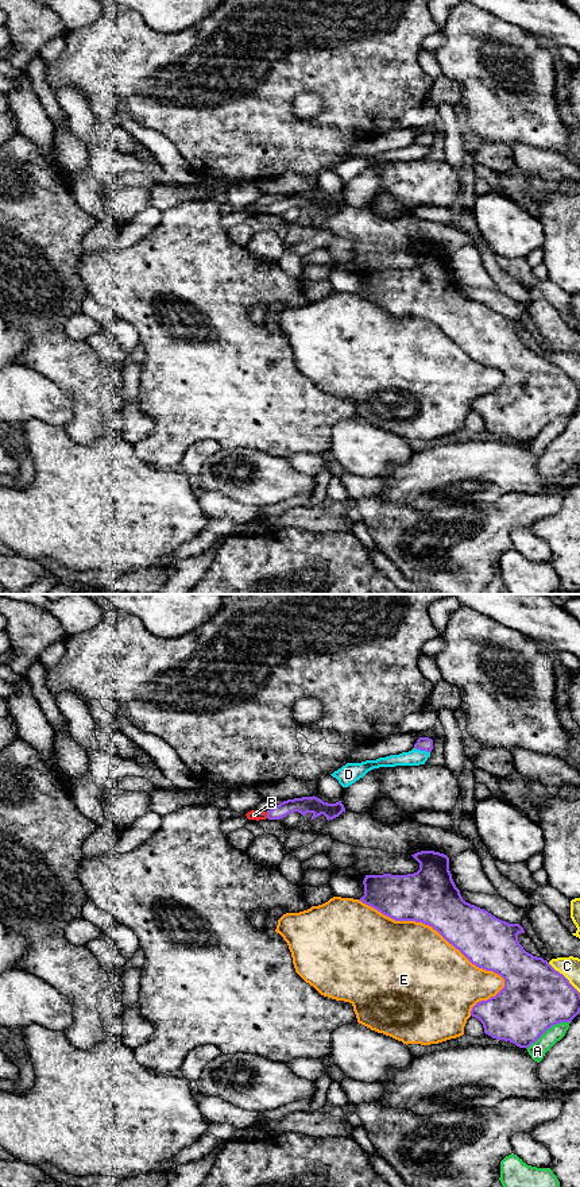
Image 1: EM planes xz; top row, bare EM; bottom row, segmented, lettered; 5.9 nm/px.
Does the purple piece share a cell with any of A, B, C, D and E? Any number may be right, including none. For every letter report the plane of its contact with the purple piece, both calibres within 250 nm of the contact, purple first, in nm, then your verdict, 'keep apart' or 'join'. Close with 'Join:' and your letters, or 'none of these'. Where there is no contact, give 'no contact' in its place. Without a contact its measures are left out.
A: xz | 400/100 nm | keep apart
B: xz | 100/60 nm | join
C: xz | 400/120 nm | keep apart
D: xz | 80/100 nm | keep apart
E: xz | 320/500 nm | keep apart
Join: B

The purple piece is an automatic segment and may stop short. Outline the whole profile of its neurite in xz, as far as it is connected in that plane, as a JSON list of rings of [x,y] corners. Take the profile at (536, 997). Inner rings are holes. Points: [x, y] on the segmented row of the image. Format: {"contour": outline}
{"contour": [[[421,851],[411,856],[419,863],[417,872],[366,875],[364,895],[359,901],[395,921],[432,926],[472,964],[504,979],[504,987],[495,997],[477,1002],[471,1010],[471,1015],[483,1024],[484,1033],[527,1049],[553,1025],[572,1022],[580,1013],[580,993],[546,960],[523,949],[518,941],[523,928],[465,902],[452,879],[446,855]]]}

